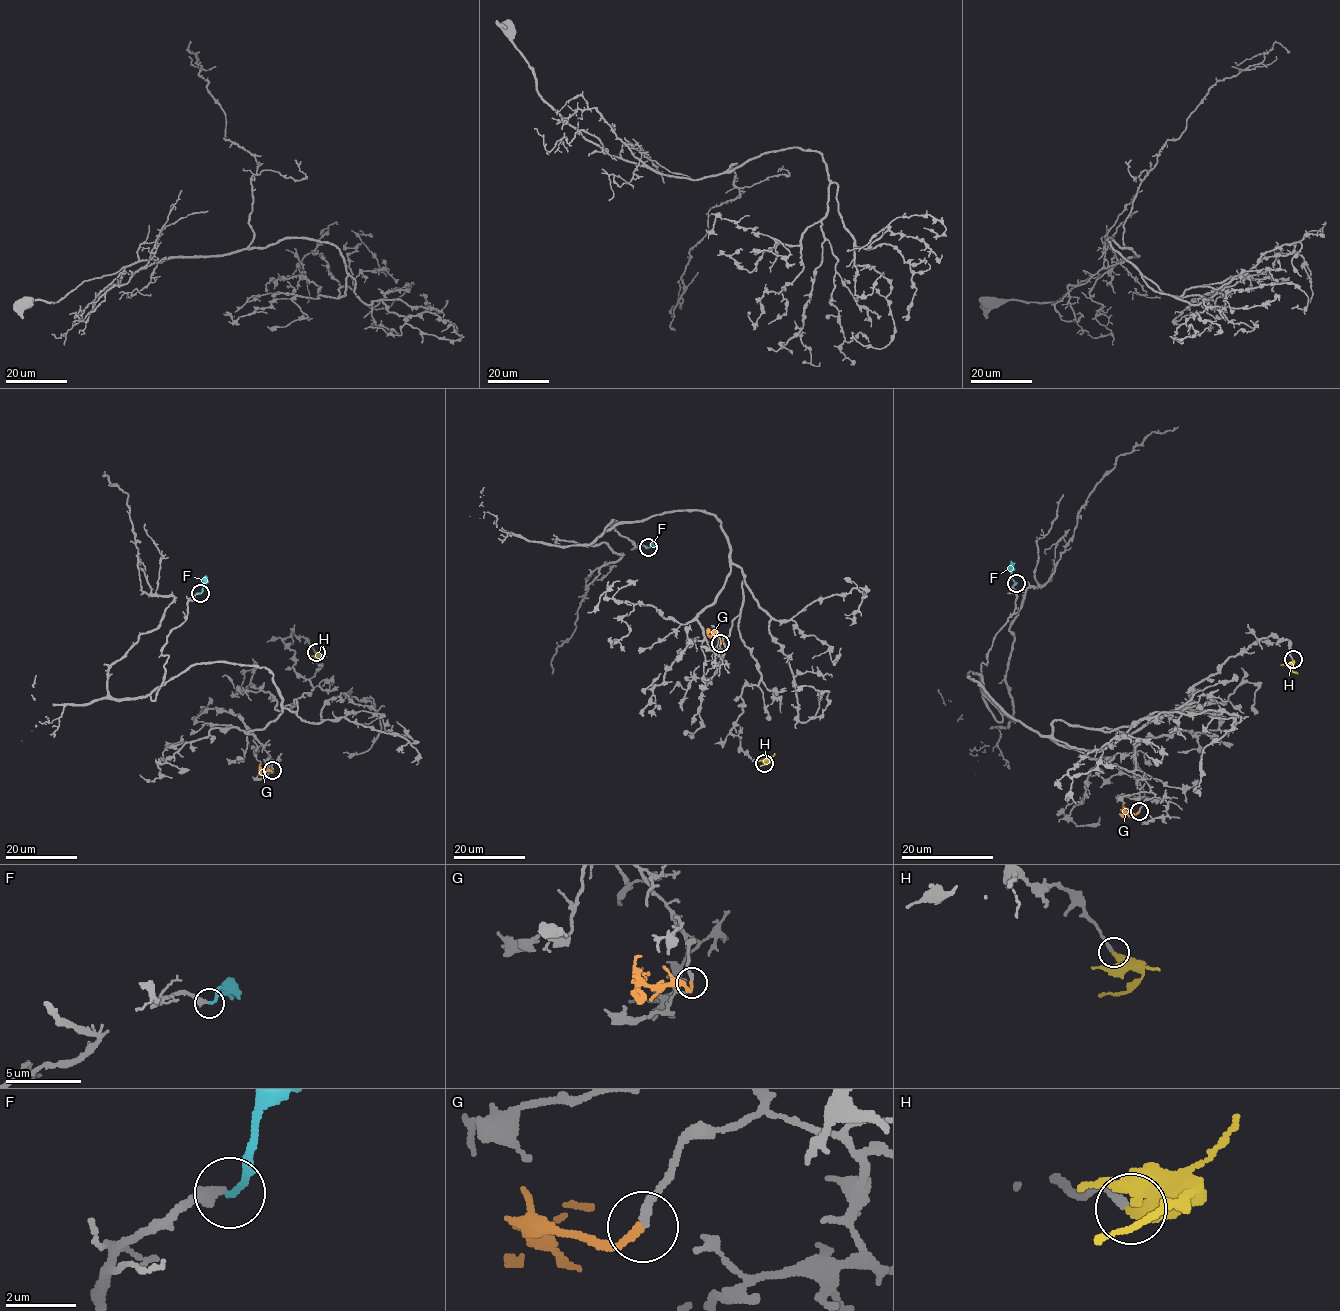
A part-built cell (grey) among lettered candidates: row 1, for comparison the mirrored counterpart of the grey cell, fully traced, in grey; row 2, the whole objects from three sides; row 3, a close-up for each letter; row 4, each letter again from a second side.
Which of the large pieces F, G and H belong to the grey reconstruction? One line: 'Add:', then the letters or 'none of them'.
Add: H

